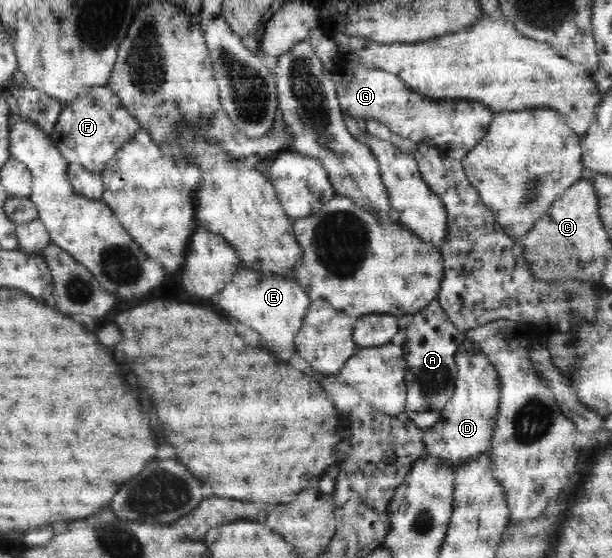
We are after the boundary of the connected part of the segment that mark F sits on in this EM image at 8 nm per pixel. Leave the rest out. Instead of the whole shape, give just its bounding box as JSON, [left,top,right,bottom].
[50,86,140,173]

